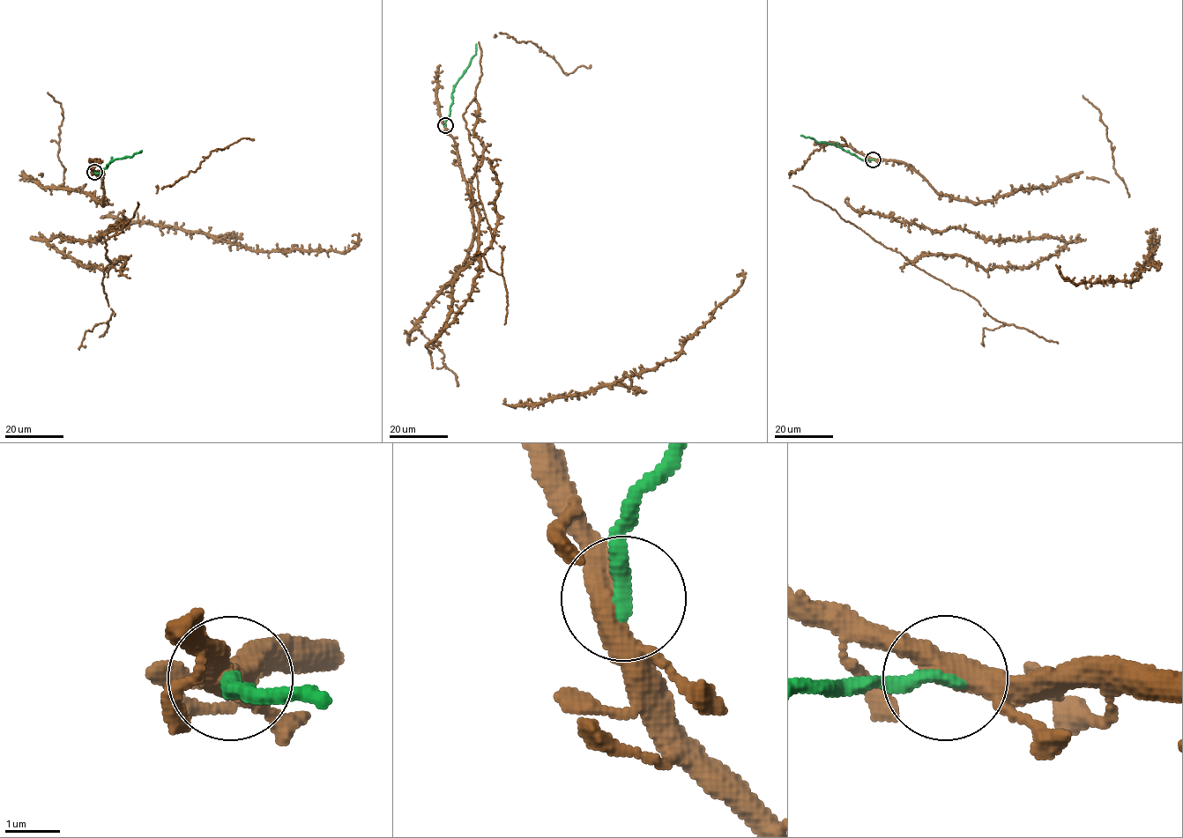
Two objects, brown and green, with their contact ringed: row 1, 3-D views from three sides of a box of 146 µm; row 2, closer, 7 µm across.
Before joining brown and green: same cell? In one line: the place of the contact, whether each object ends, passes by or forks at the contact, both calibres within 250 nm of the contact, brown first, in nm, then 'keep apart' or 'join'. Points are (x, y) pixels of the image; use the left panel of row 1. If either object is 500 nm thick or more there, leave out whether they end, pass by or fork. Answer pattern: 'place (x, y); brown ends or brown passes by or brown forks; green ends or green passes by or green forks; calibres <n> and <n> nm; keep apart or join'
place (94, 172); brown passes by; green ends; calibres 440 and 320 nm; keep apart

